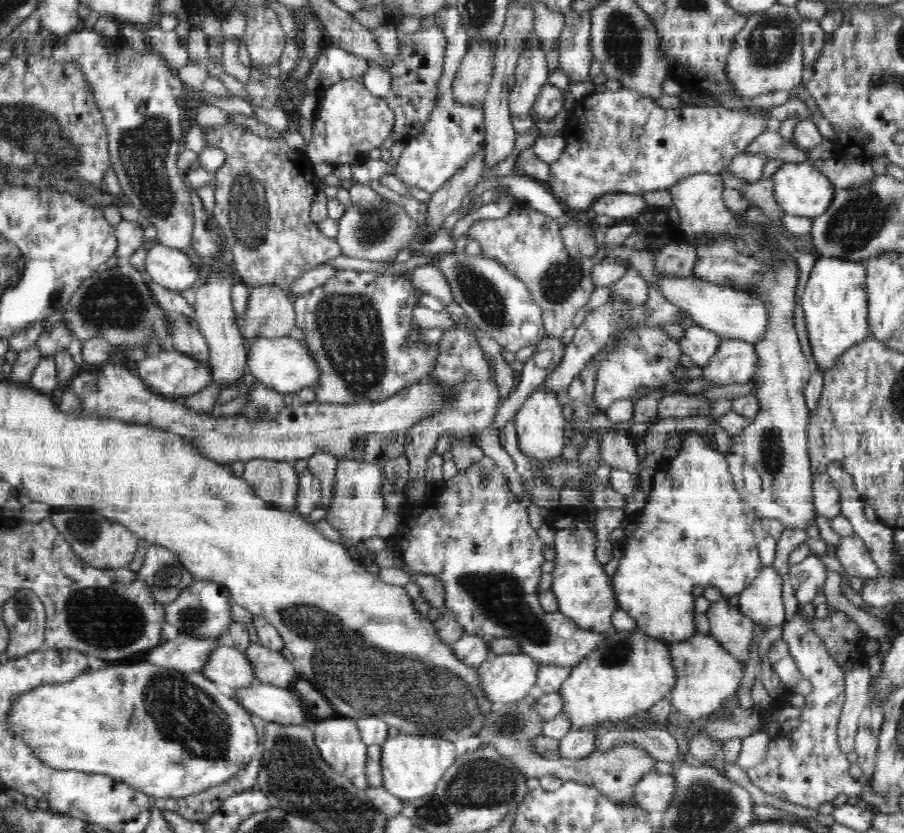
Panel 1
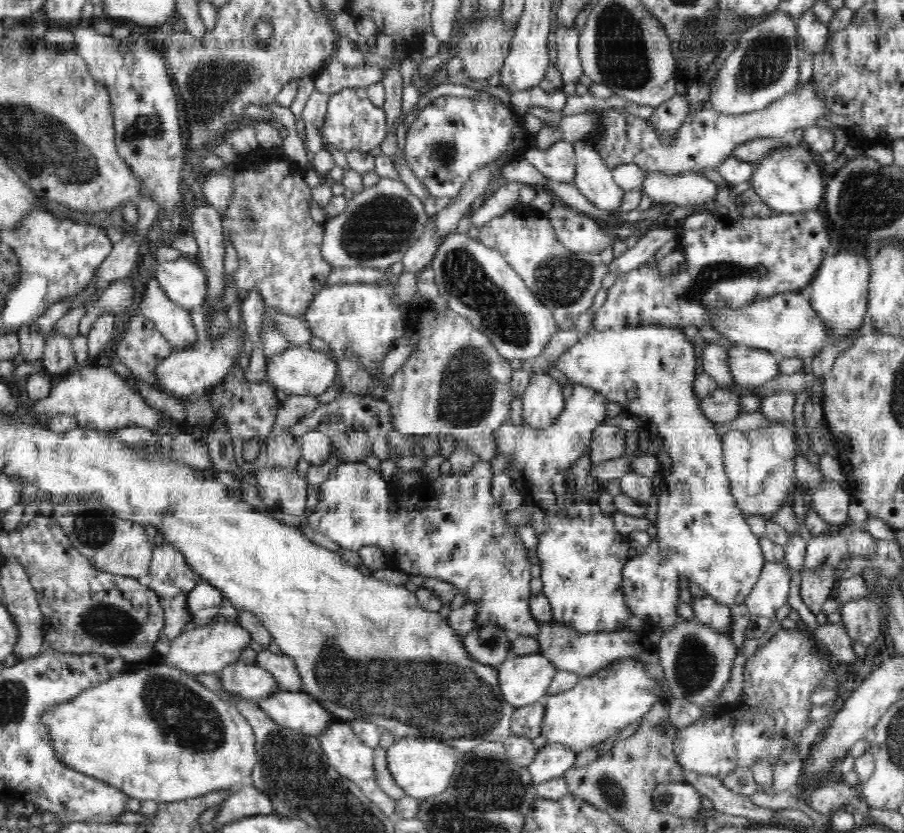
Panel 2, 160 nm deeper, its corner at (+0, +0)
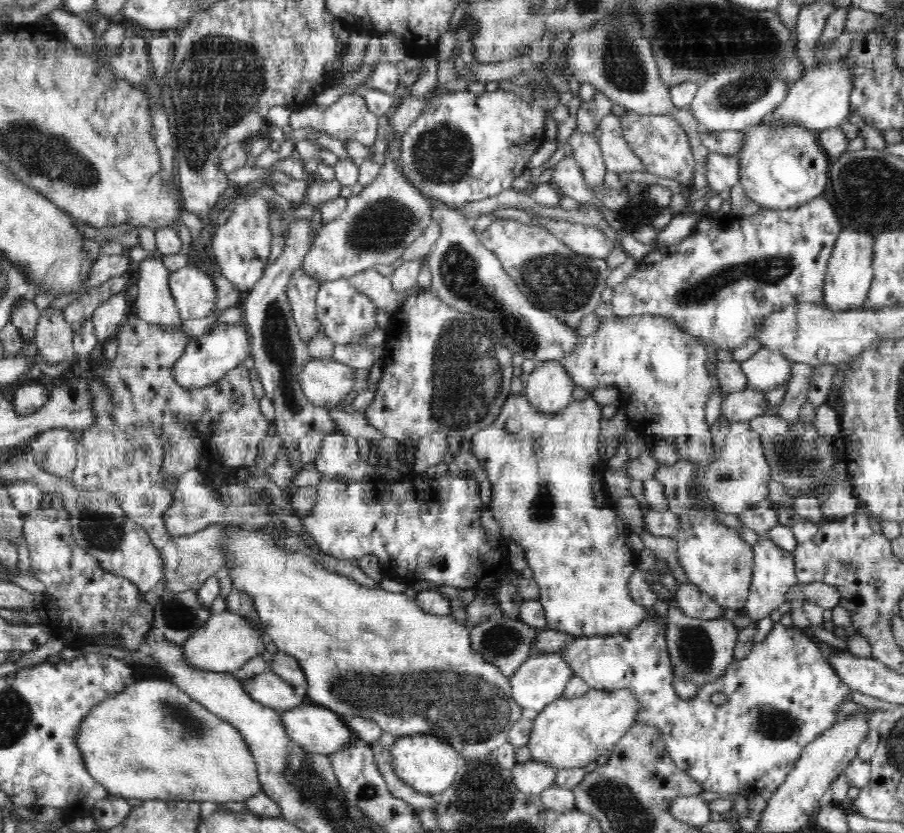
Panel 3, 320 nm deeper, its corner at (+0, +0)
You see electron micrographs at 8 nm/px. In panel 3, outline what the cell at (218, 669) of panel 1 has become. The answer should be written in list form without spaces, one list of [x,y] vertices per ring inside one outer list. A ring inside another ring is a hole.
[[[271,671],[244,680],[241,684],[244,691],[256,702],[272,707],[277,712],[296,708],[308,701],[307,697],[298,698],[294,693],[294,687]]]

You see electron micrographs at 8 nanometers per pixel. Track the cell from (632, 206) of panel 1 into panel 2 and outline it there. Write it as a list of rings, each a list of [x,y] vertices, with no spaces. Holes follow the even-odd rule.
[[[576,141],[573,147],[576,169],[574,184],[579,192],[596,207],[616,211],[624,199],[625,191],[614,182],[612,169],[590,141]]]

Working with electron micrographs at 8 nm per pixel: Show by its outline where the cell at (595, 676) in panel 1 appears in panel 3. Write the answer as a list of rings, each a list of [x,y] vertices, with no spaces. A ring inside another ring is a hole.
[[[629,688],[594,690],[578,698],[558,698],[535,717],[527,746],[531,760],[563,768],[582,768],[617,747],[621,736],[635,724],[639,702]]]

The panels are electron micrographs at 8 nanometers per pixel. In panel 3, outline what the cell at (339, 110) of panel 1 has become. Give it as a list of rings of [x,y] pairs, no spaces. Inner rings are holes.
[[[355,92],[342,96],[338,102],[322,110],[316,108],[316,105],[311,105],[304,110],[293,111],[290,117],[290,127],[292,131],[300,128],[312,128],[316,129],[316,131],[324,131],[330,137],[340,139],[342,142],[356,140],[356,142],[370,147],[376,140],[379,128],[378,119],[379,117],[376,114],[370,112],[366,101],[364,101],[360,93]]]

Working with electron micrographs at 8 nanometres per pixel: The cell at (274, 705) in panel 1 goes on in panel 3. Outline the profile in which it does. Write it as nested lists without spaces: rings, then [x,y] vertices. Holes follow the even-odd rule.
[[[307,701],[296,708],[282,710],[279,714],[288,736],[299,744],[302,750],[311,754],[330,755],[340,752],[355,738],[355,734],[346,726],[343,716],[313,702]]]

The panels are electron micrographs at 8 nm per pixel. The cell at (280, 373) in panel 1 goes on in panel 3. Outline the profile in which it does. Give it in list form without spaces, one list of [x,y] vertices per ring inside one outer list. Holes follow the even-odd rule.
[[[313,358],[300,370],[300,386],[308,400],[327,409],[338,406],[356,386],[352,367],[333,358]]]

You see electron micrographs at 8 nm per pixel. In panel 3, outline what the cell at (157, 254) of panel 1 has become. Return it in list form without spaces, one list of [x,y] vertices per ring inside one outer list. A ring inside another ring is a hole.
[[[194,263],[171,272],[170,291],[182,321],[208,318],[218,304],[213,279]]]

